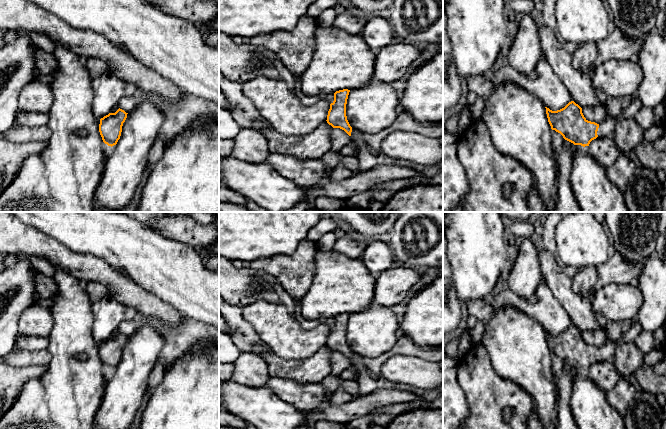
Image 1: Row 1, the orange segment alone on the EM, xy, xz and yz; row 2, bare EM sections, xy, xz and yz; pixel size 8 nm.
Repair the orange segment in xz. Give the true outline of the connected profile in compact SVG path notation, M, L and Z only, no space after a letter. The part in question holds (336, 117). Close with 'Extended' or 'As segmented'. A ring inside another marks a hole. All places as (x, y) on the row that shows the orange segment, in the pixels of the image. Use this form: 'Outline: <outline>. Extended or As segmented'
Outline: M343 89L334 93L334 101L330 104L327 123L333 128L340 128L351 136L352 127L346 116L346 104L350 90Z. As segmented

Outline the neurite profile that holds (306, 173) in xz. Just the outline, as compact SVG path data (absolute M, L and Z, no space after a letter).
M270 152L266 164L274 167L283 177L305 188L329 179L331 173L320 159L298 159L294 156Z

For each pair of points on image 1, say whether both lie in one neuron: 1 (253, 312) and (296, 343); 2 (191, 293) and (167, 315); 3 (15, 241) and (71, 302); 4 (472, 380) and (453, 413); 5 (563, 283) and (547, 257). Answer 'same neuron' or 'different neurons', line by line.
1: same neuron
2: different neurons
3: different neurons
4: different neurons
5: same neuron

